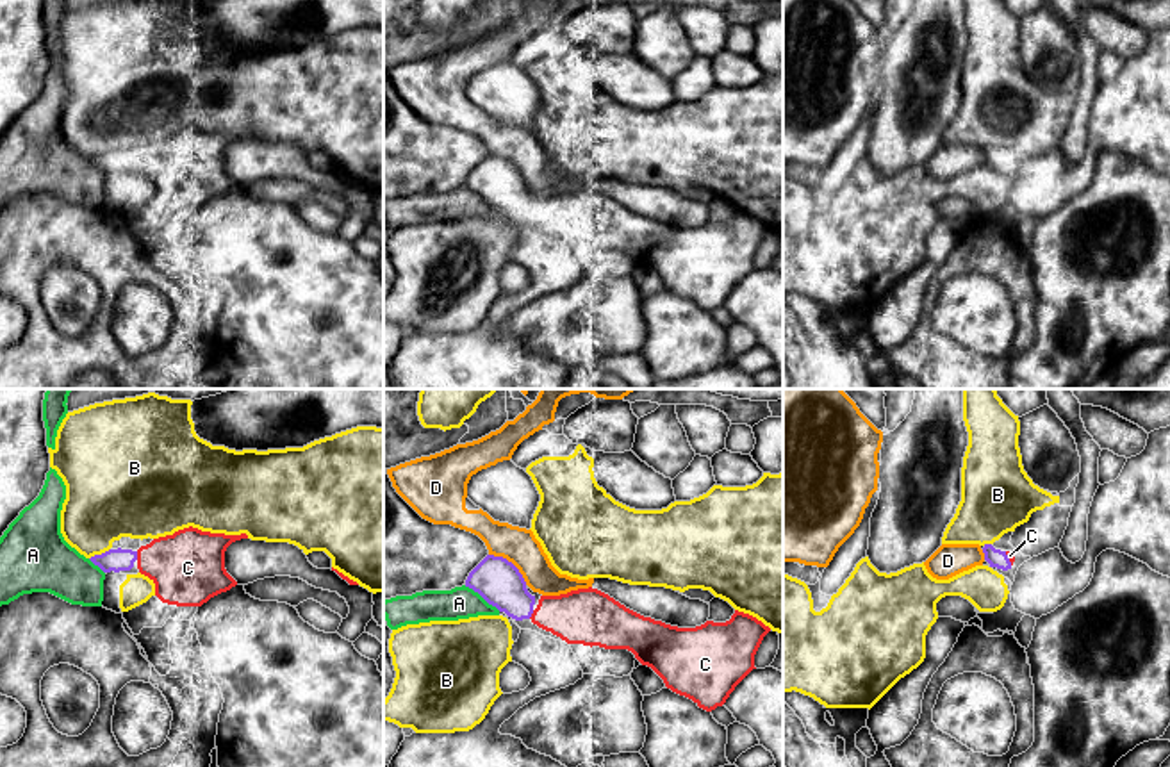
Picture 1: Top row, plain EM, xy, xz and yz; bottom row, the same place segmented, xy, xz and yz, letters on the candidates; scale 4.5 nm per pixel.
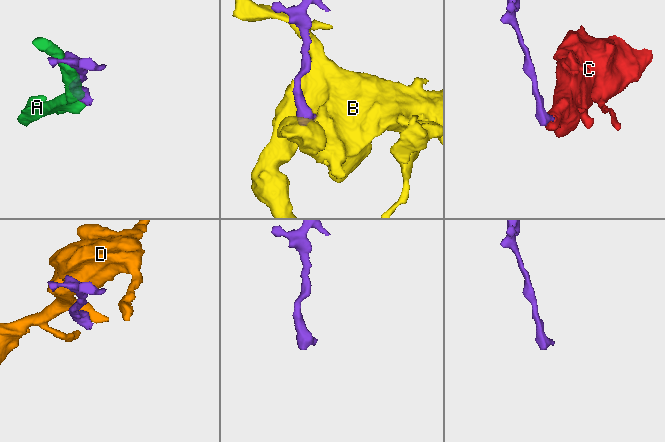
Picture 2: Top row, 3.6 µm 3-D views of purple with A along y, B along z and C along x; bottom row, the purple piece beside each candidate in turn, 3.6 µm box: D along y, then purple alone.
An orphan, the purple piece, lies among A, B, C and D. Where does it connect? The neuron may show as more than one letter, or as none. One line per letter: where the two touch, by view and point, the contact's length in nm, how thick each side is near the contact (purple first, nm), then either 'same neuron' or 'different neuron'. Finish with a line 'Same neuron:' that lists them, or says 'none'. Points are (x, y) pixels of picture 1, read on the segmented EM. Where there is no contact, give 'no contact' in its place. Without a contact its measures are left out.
A: xz (482, 596) | 200 nm | 200/140 nm | different neuron
B: xy (98, 555) | 110 nm | 100/360 nm | different neuron
C: xy (136, 555) | 40 nm | 100/340 nm | same neuron
D: xz (510, 562) | 220 nm | 200/160 nm | different neuron
Same neuron: C

